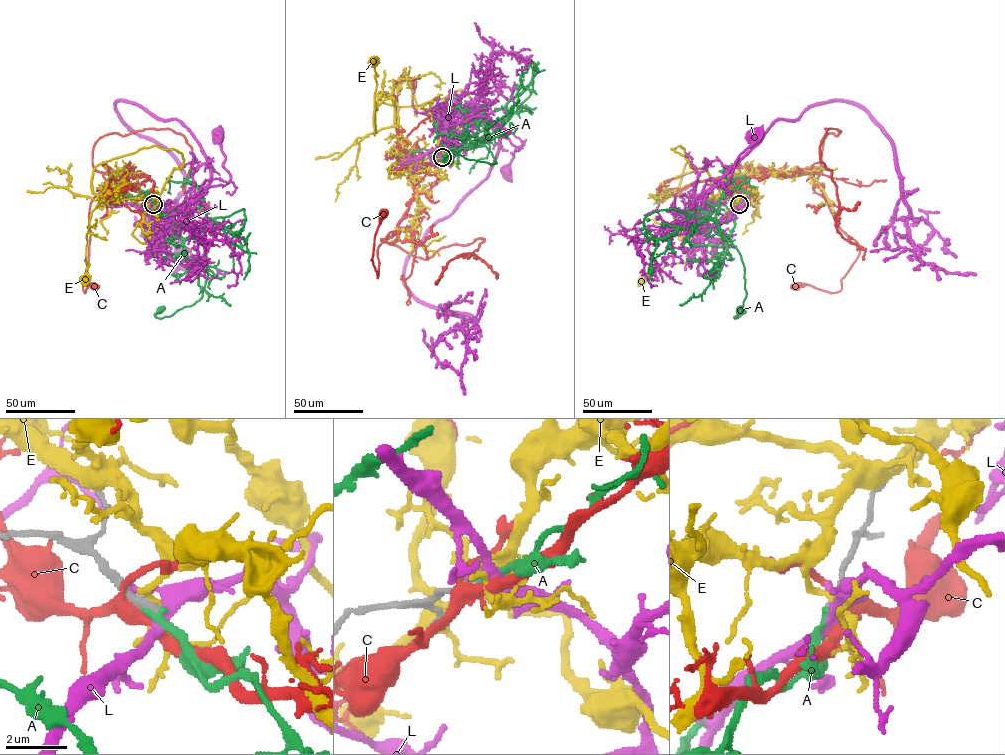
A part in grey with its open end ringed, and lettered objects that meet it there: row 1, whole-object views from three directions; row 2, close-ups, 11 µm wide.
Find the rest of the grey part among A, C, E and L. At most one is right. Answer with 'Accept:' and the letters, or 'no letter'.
Accept: A

